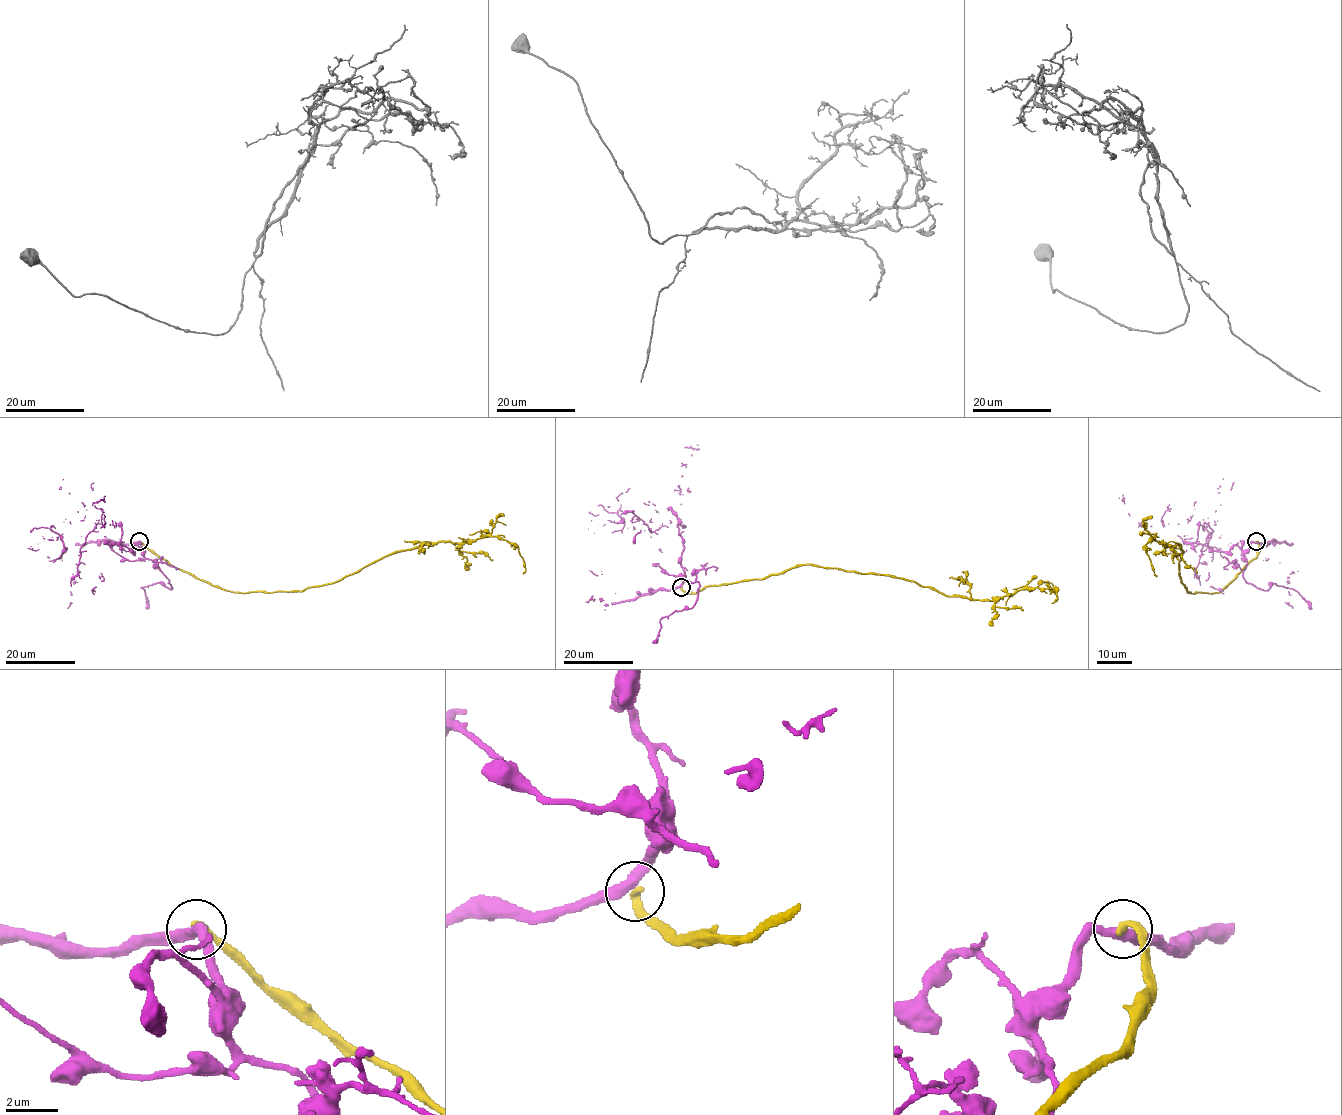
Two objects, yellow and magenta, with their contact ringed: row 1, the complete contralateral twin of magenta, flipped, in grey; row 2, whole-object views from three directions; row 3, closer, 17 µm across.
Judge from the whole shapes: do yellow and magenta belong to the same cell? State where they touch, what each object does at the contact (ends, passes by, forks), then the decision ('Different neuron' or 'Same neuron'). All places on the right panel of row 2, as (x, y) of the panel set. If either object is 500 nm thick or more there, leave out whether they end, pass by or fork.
Place: (1256, 541). At the ring yellow ends. At the ring magenta passes by. Different neuron

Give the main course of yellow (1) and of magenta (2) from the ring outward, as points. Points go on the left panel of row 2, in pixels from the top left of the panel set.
1: (139, 541), (200, 579), (240, 593), (303, 590), (403, 550), (488, 536), (515, 546), (522, 573)
2: (139, 541), (130, 550), (118, 524), (97, 523), (80, 554), (65, 551), (62, 535), (93, 482)

